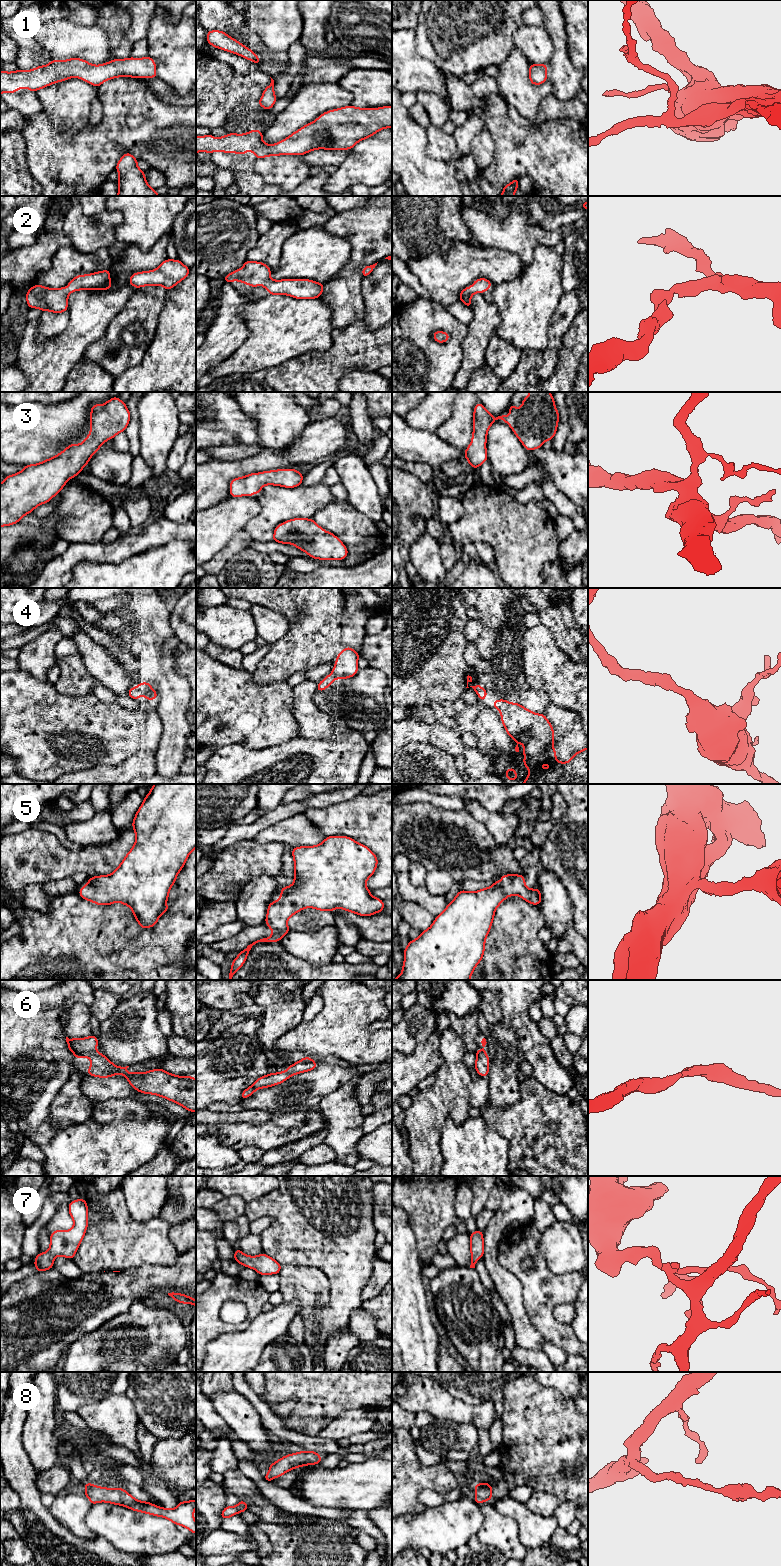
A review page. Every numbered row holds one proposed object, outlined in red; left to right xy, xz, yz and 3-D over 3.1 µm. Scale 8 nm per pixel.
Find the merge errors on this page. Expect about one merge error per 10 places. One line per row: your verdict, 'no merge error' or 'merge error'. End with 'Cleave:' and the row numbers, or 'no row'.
1: no merge error
2: no merge error
3: no merge error
4: no merge error
5: no merge error
6: no merge error
7: no merge error
8: no merge error
Cleave: no row

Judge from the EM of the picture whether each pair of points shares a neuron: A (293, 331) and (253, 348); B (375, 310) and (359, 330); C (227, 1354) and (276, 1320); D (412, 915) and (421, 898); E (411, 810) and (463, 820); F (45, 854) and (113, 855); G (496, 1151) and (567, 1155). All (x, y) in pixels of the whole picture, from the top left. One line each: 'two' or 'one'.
A: one
B: two
C: one
D: two
E: one
F: one
G: two

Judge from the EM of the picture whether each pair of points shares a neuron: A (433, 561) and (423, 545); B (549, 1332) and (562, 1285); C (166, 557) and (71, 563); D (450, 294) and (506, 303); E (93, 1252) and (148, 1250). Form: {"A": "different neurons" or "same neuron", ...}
{"A": "same neuron", "B": "same neuron", "C": "different neurons", "D": "different neurons", "E": "same neuron"}

